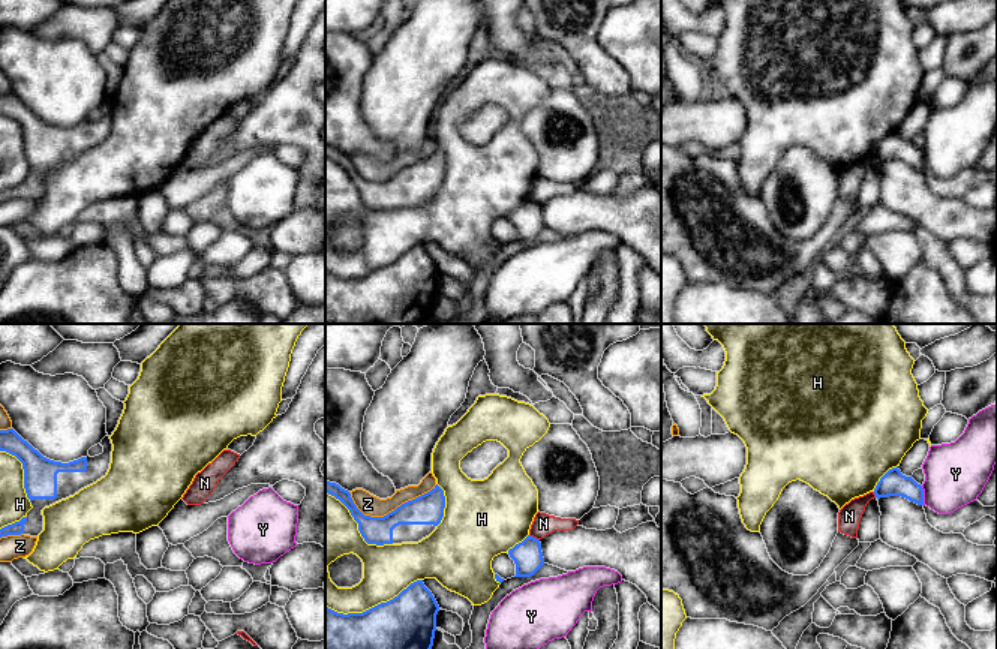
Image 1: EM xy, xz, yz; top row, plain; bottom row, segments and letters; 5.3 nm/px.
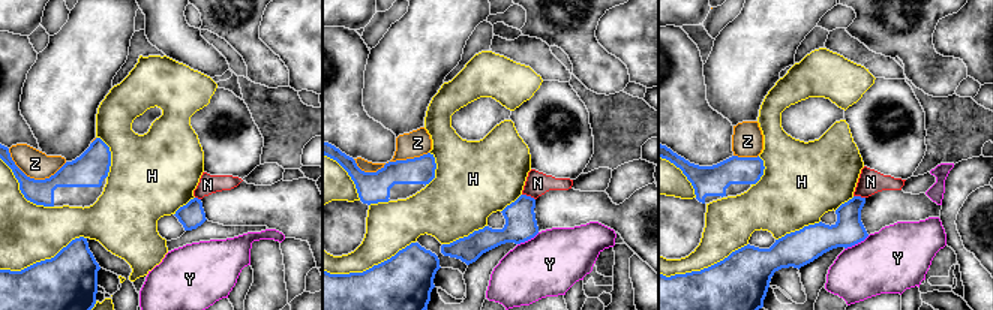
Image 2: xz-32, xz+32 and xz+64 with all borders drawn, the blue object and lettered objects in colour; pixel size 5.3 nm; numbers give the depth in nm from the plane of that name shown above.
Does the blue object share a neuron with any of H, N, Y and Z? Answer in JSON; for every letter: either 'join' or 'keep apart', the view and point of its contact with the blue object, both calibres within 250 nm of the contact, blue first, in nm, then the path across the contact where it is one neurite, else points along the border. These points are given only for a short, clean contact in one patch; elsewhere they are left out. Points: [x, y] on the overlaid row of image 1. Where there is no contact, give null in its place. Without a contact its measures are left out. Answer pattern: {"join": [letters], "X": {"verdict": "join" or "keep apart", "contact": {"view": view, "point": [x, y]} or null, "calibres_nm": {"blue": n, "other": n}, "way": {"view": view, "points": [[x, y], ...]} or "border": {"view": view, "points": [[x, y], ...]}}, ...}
{"join": [], "H": {"verdict": "keep apart", "contact": {"view": "xz", "point": [375, 606]}, "calibres_nm": {"blue": 300, "other": 280}}, "N": {"verdict": "keep apart", "contact": {"view": "xz", "point": [532, 537]}, "calibres_nm": {"blue": 160, "other": 120}, "border": {"view": "xz", "points": [[529, 534], [538, 540]]}}, "Y": {"verdict": "keep apart", "contact": {"view": "yz", "point": [922, 495]}, "calibres_nm": {"blue": 140, "other": 340}}, "Z": {"verdict": "keep apart", "contact": {"view": "xz", "point": [389, 513]}, "calibres_nm": {"blue": 160, "other": 110}}}

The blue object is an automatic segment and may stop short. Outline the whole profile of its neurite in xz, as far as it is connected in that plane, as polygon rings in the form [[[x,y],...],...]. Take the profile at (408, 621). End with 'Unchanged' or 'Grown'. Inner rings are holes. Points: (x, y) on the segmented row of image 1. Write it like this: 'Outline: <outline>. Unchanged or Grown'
Outline: [[[423,580],[363,613],[337,613],[325,607],[325,649],[432,649],[439,606]]]. Unchanged

